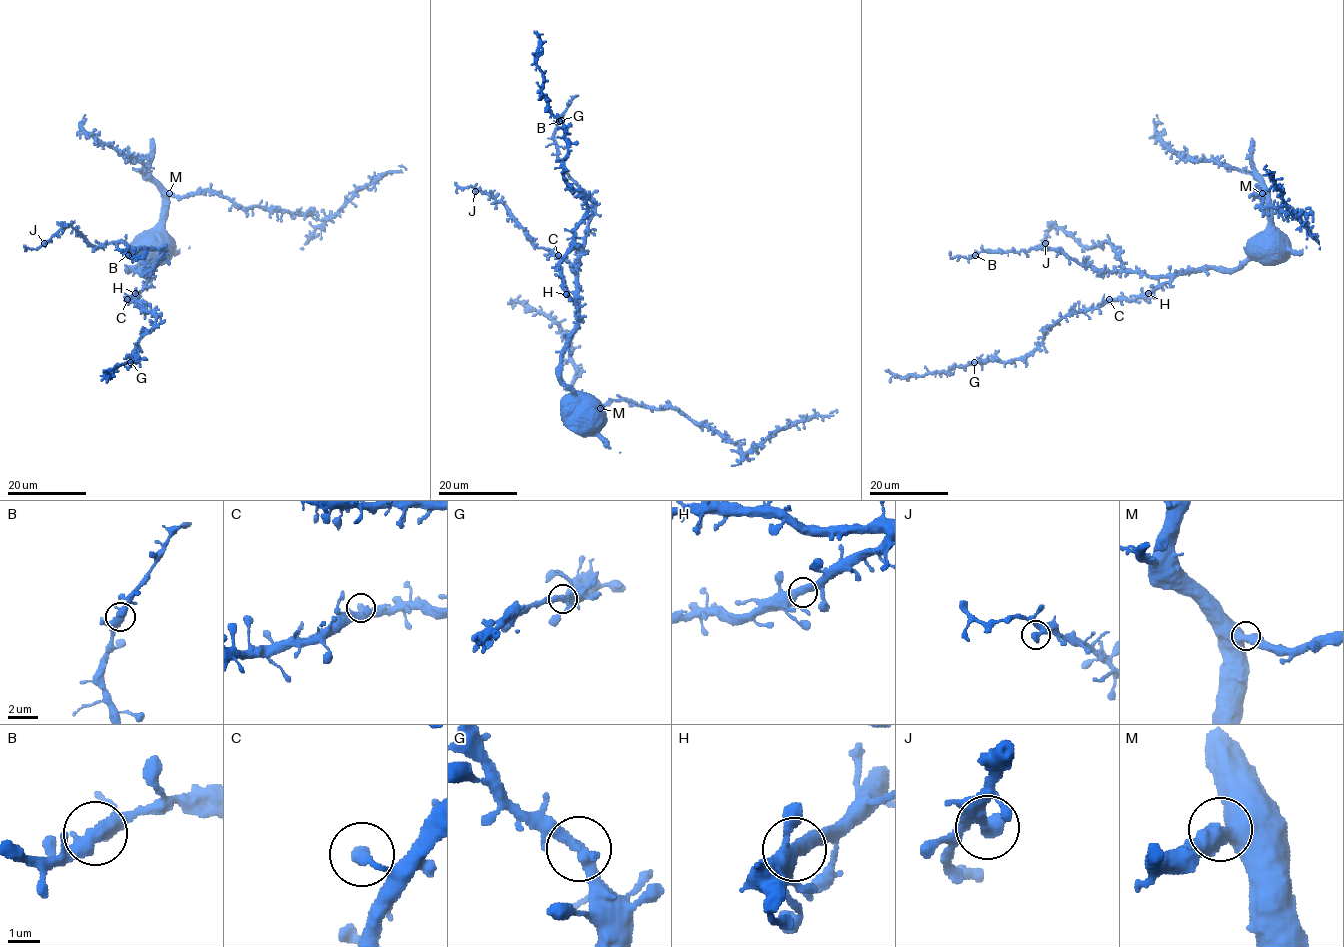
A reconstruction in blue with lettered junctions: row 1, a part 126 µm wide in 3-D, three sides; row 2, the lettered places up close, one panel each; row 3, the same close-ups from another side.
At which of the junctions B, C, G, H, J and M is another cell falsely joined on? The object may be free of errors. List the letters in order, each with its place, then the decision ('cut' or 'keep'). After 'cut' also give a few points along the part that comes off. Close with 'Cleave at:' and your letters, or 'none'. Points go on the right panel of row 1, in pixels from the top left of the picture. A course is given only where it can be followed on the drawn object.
B: place (975, 255); keep
C: place (1109, 299); keep
G: place (974, 362); keep
H: place (1148, 293); keep
J: place (1045, 243); keep
M: place (1262, 193); keep
Cleave at: none

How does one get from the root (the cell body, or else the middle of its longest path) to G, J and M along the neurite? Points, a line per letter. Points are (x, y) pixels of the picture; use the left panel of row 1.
G: (144, 248), (149, 257), (130, 269), (144, 274), (146, 284), (129, 299), (151, 313), (155, 325), (130, 362)
J: (144, 248), (149, 257), (130, 269), (146, 275), (144, 259), (125, 243), (94, 247), (70, 226), (44, 243)
M: (144, 248), (143, 253), (140, 241), (161, 222), (162, 202), (169, 193)

